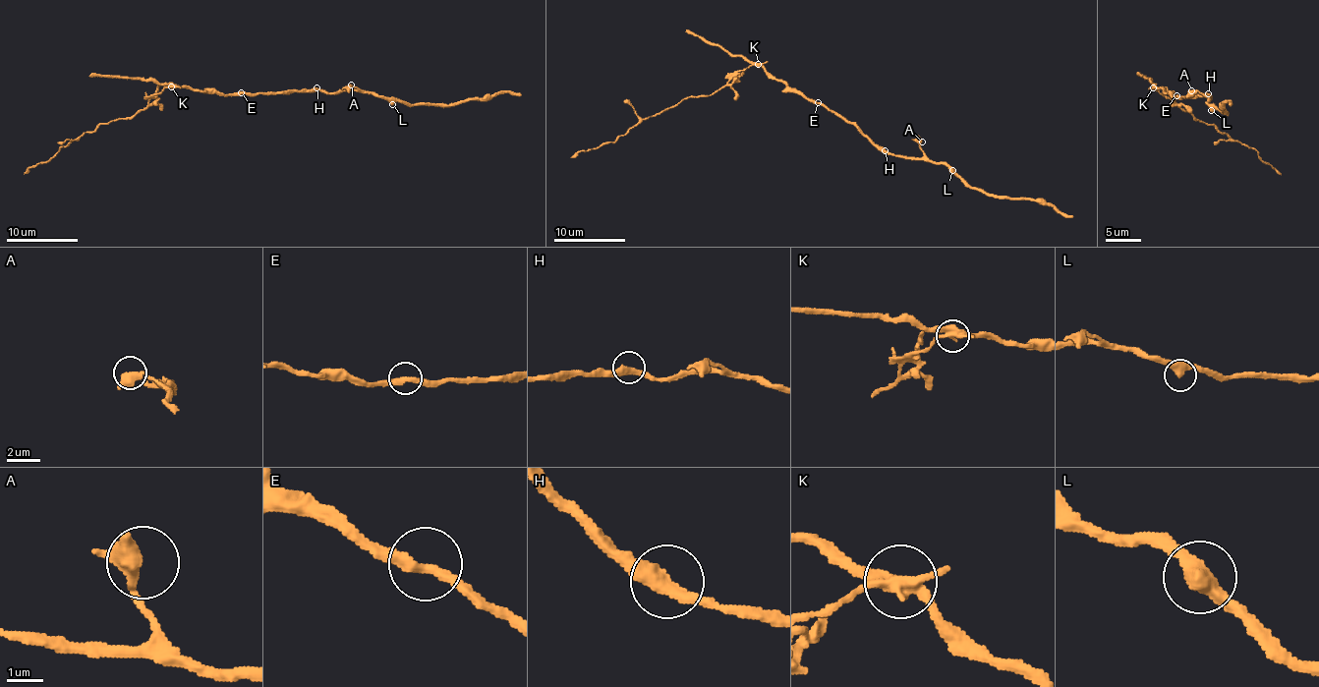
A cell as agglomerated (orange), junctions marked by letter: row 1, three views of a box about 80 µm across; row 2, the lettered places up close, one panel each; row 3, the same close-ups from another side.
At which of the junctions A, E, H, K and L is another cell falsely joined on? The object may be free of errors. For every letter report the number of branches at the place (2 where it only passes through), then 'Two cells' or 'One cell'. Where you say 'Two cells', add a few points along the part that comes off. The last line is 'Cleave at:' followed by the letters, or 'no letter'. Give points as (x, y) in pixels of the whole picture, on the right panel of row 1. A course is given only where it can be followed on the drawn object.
A: Branches: 2. One cell
E: Branches: 2. One cell
H: Branches: 2. One cell
K: Branches: 4. Two cells. Course of the part to remove: (1153, 88), (1193, 118), (1213, 124), (1223, 133), (1257, 151), (1281, 174)
L: Branches: 2. One cell
Cleave at: K

